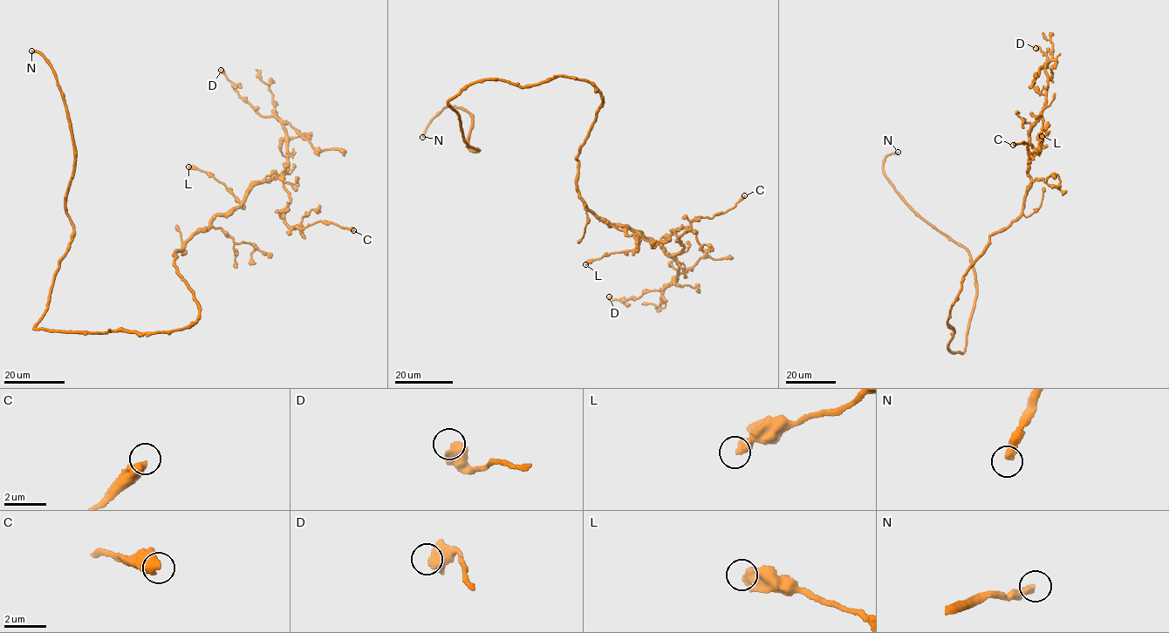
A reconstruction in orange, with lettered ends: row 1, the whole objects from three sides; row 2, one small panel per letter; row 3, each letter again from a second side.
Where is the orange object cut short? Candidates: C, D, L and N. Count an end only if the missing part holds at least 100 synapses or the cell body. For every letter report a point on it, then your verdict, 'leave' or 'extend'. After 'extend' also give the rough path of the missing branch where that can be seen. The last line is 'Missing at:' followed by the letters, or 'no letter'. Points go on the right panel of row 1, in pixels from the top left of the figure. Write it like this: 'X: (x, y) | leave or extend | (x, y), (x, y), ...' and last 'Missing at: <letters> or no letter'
C: (1013, 145) | leave
D: (1035, 48) | leave
L: (1042, 136) | leave
N: (898, 152) | extend | (898, 152), (964, 157), (989, 171), (993, 163), (976, 145), (974, 133), (1011, 118), (1046, 94), (1076, 94)
Missing at: N

